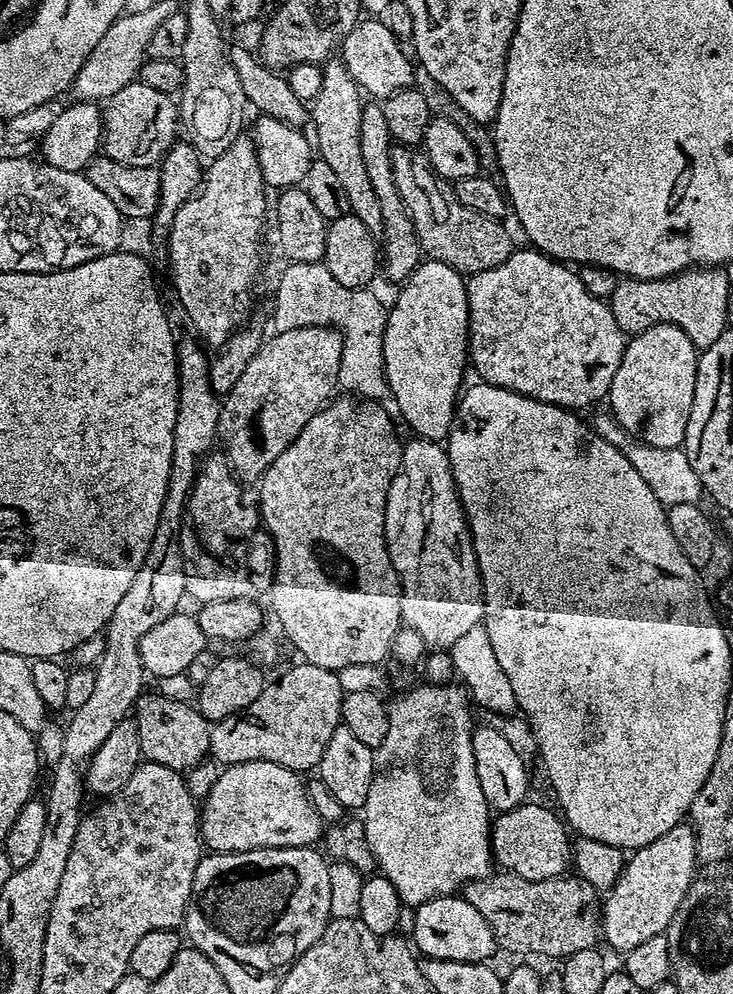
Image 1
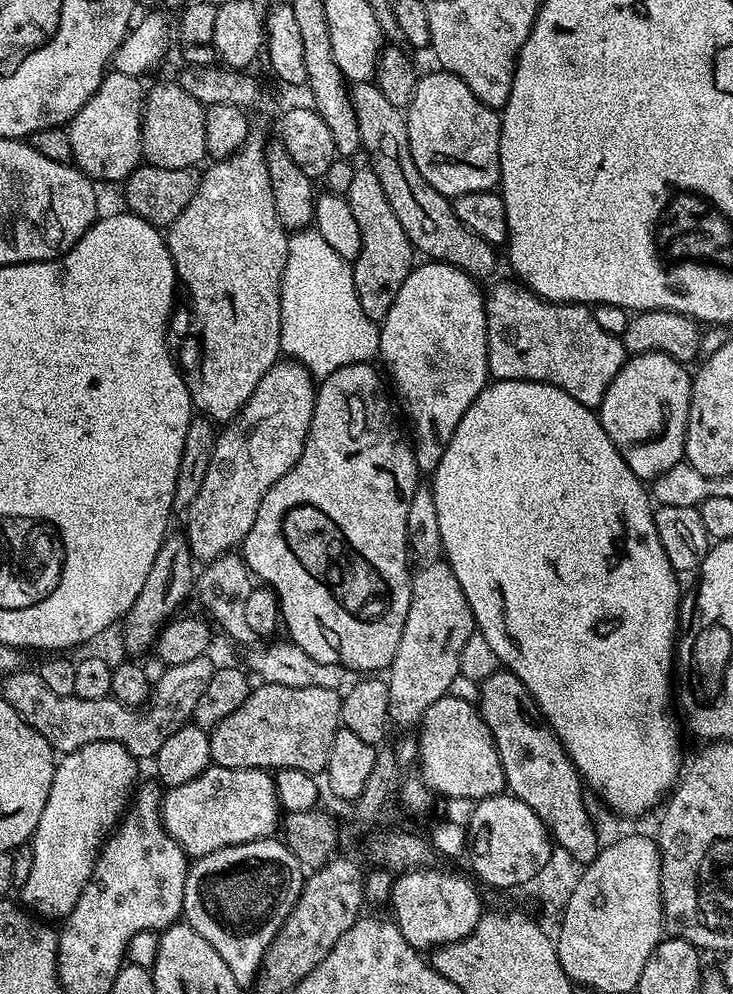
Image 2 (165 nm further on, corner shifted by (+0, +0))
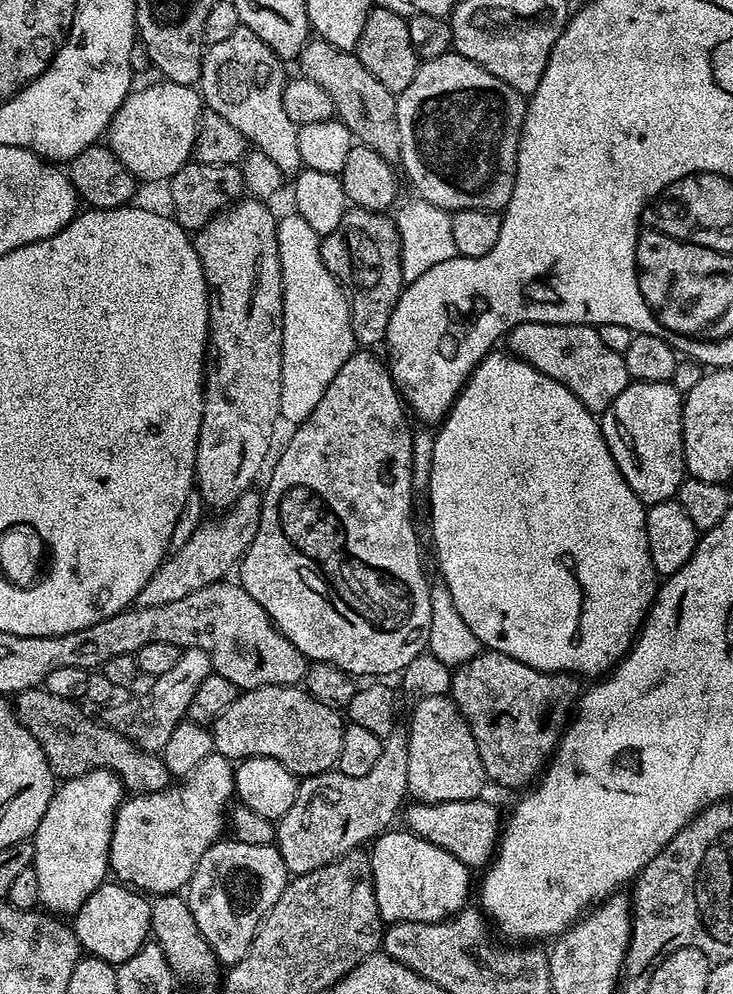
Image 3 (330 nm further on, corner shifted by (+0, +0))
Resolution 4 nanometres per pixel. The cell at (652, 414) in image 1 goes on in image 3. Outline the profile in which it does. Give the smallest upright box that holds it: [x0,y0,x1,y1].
[600,380,686,506]

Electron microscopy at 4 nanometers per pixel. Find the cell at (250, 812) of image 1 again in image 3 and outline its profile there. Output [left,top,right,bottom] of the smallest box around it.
[108,750,235,897]

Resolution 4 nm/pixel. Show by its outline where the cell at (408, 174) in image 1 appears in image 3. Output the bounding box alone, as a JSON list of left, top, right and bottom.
[298,38,400,162]

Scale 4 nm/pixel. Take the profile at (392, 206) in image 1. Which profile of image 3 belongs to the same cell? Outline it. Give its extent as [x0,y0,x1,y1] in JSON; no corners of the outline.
[320,207,406,345]

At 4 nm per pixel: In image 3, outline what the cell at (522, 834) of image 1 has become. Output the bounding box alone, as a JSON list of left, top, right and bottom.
[403,798,502,870]

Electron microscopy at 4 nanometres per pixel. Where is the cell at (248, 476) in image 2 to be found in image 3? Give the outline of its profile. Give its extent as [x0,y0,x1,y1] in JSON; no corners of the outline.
[135,490,260,607]

